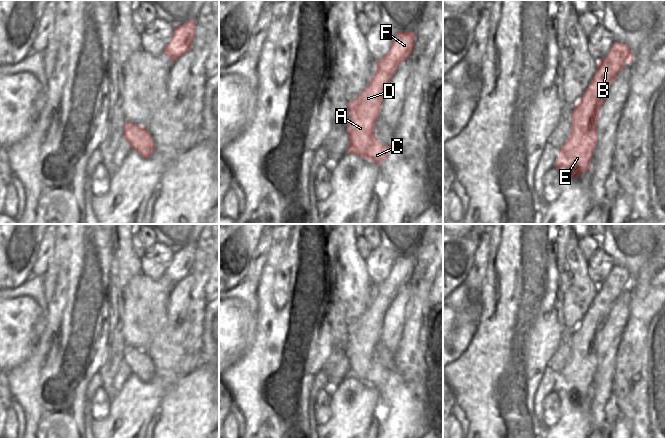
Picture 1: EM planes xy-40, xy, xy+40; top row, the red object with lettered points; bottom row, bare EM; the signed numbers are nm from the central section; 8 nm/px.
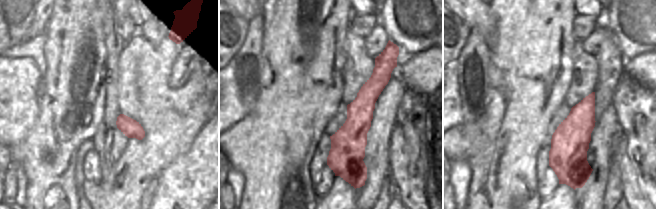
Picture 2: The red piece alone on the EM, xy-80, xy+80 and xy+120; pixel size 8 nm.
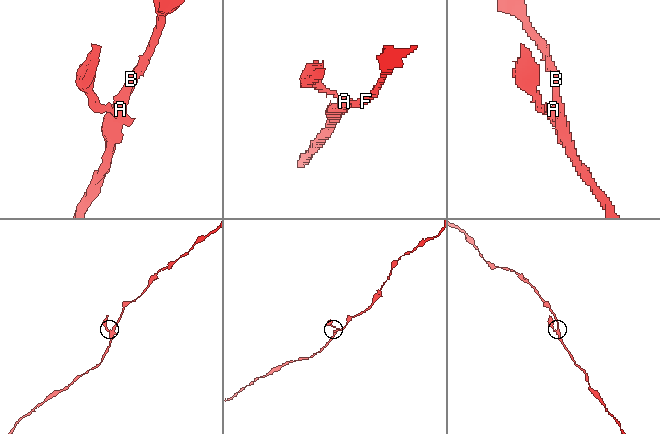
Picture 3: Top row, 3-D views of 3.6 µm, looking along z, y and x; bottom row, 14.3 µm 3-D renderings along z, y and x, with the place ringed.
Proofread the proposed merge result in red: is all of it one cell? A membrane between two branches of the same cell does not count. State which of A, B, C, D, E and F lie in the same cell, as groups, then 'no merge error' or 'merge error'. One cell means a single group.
A B D E F / C; merge error

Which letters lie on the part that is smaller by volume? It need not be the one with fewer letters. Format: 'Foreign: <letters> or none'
Foreign: C.

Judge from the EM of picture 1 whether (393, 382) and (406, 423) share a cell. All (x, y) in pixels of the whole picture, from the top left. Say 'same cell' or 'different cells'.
same cell

